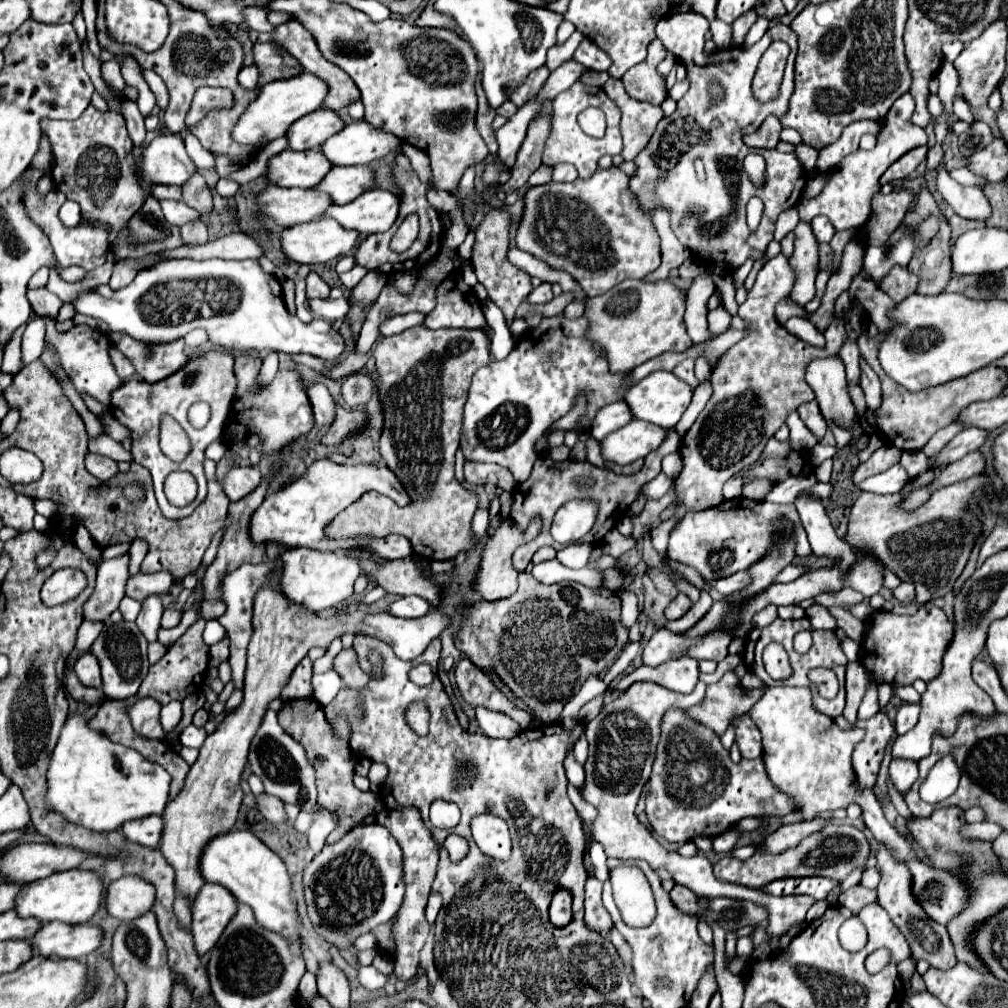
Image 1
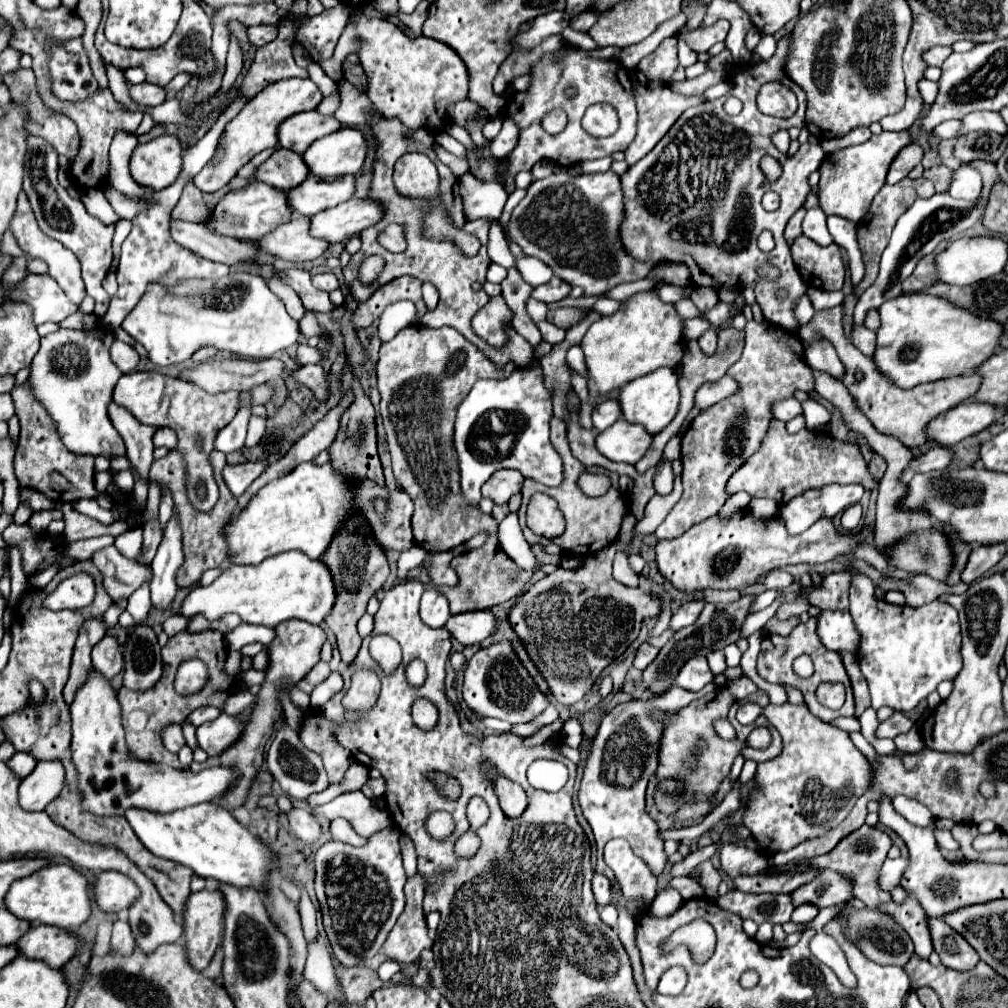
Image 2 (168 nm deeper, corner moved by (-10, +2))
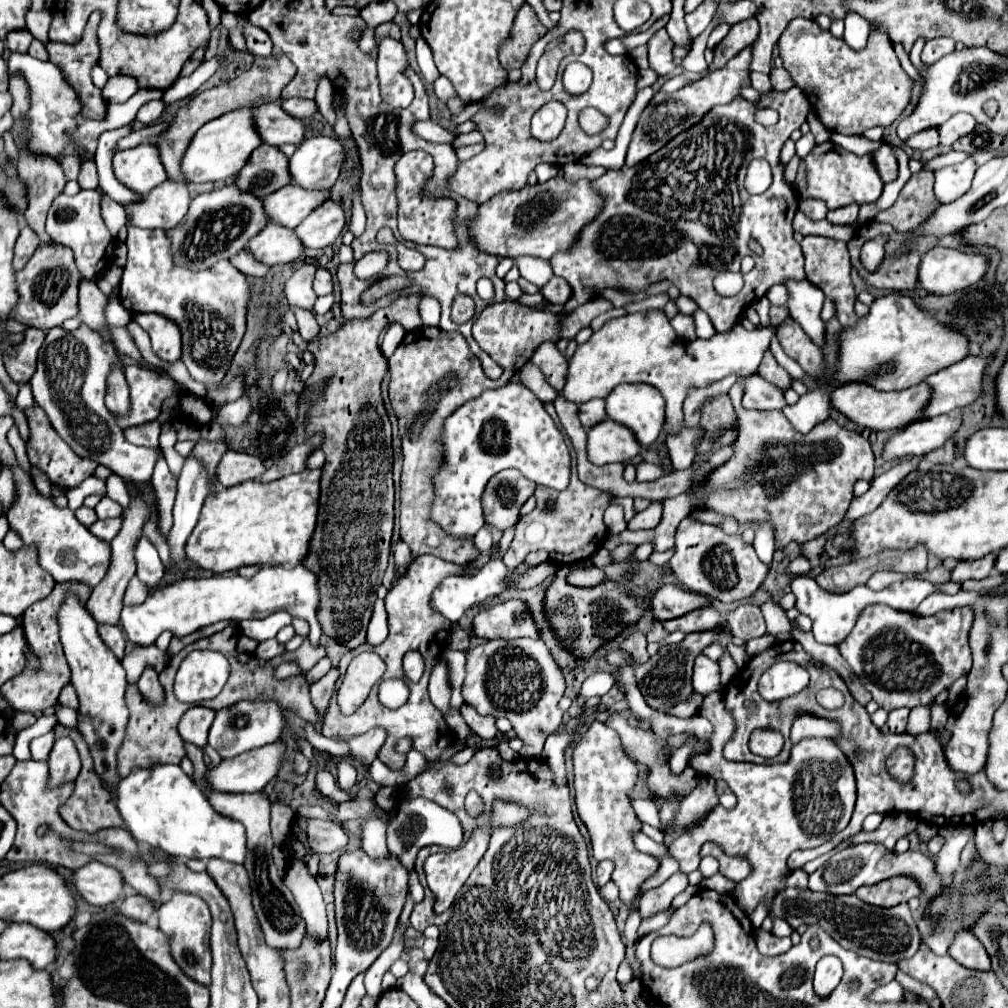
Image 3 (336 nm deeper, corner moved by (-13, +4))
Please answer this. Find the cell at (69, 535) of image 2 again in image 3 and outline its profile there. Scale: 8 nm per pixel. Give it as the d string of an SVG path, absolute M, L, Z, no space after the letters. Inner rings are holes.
M80 507L80 509L76 509L76 517L78 517L78 521L82 523L82 525L86 525L86 527L90 527L98 517L96 517L96 513L94 513L94 509L90 509L90 507Z

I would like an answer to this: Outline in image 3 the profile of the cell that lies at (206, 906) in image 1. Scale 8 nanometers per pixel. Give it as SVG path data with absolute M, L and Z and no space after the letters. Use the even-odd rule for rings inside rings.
M174 893L168 903L162 903L156 911L158 915L158 929L168 937L170 943L170 955L178 963L178 967L196 983L202 983L204 987L210 987L210 967L212 967L212 955L208 945L208 933L210 933L210 911L208 905L202 903L196 895L190 893Z

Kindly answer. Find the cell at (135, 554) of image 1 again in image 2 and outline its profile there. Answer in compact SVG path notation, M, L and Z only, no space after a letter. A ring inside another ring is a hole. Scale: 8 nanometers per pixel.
M163 491L161 505L159 505L159 523L161 523L161 531L167 527L167 521L171 519L171 515L173 515L173 501L171 501L169 491Z

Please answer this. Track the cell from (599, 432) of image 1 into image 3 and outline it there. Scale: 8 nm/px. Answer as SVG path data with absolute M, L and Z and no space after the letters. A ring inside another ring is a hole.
M594 399L594 401L586 401L586 403L578 405L578 419L584 429L590 429L598 421L602 421L604 417L606 417L604 399Z

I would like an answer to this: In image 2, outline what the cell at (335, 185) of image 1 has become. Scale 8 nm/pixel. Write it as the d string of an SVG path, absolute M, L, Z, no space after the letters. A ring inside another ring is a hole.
M353 175L327 177L327 181L323 181L321 177L307 177L301 185L297 185L295 189L289 191L289 205L297 213L301 213L305 217L313 217L319 211L335 207L335 205L339 205L343 201L349 201L353 195L355 195L355 177Z

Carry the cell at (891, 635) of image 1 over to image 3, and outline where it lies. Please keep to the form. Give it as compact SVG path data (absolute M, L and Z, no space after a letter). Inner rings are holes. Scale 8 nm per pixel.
M872 605L862 611L856 627L838 645L838 651L848 661L852 671L858 675L864 689L872 693L872 699L882 709L892 711L898 707L912 709L918 705L930 705L934 703L938 693L948 689L956 679L966 676L972 668L972 653L968 645L972 621L974 621L972 607L956 607L950 611L940 611L930 617L918 617L914 613L902 613L892 607Z

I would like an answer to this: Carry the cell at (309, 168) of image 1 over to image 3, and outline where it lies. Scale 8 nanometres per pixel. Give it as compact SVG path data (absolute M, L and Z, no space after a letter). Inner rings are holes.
M262 143L262 147L254 149L246 167L242 167L242 171L234 177L234 187L264 199L272 191L290 183L286 167L288 157L278 147Z

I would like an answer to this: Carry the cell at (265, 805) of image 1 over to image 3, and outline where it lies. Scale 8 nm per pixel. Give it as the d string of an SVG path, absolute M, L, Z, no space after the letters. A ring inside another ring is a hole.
M310 819L308 821L308 841L310 841L312 853L334 853L348 845L348 835L336 823Z

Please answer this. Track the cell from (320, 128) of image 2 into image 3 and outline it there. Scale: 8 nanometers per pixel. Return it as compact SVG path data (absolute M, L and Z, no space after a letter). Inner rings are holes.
M266 103L254 109L254 125L258 127L258 135L262 143L268 145L284 145L284 143L302 143L308 127L302 119L294 119L282 111L276 103Z

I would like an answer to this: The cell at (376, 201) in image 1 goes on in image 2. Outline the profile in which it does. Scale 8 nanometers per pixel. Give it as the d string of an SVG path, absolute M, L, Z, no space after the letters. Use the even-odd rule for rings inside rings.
M353 197L311 217L311 235L327 239L329 243L339 243L359 235L369 225L379 223L379 219L383 219L383 207L377 205L377 201Z

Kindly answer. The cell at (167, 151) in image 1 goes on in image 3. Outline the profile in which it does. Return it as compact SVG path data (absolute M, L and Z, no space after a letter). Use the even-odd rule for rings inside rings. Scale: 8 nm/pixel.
M142 143L126 151L116 151L112 169L116 179L138 195L146 195L150 189L168 179L160 163L158 149L150 143Z

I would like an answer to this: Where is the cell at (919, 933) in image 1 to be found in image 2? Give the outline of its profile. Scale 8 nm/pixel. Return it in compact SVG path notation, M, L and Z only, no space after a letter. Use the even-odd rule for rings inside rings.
M929 917L927 927L931 933L933 949L939 953L945 967L971 971L979 963L979 955L975 953L975 949L971 949L971 945L967 945L967 941L963 941L963 937L959 937L959 933L955 933L955 929L951 929L945 921Z

